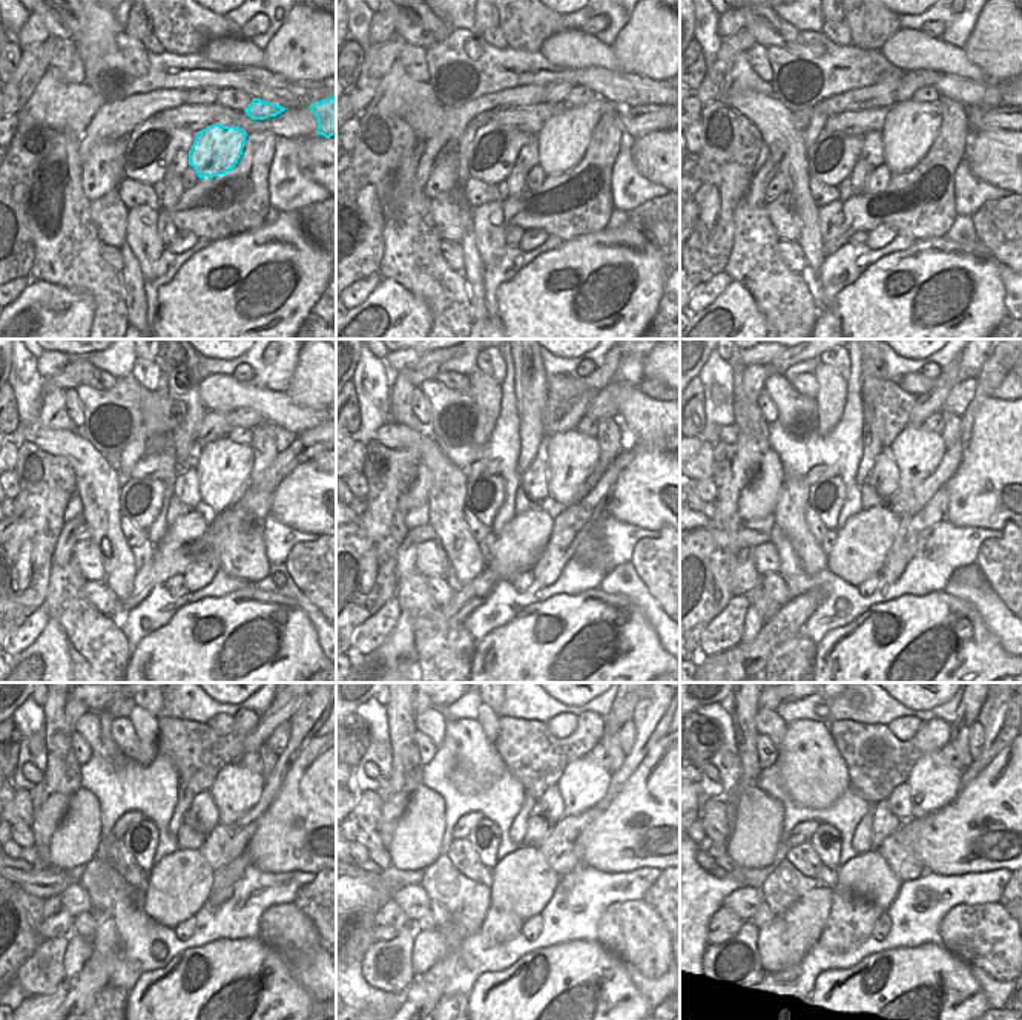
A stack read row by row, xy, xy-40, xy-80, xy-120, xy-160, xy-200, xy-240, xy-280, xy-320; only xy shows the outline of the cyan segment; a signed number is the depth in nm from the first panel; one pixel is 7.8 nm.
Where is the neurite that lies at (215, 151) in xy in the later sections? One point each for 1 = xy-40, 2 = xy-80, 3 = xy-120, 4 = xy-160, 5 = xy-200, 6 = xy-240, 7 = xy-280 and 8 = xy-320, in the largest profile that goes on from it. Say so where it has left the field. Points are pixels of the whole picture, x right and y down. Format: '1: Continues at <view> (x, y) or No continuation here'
1: Continues at xy-40 (562, 141)
2: Continues at xy-80 (910, 128)
3: Continues at xy-120 (223, 467)
4: Continues at xy-160 (571, 457)
5: Continues at xy-200 (916, 451)
6: Continues at xy-240 (235, 790)
7: Continues at xy-280 (583, 784)
8: Continues at xy-320 (933, 783).

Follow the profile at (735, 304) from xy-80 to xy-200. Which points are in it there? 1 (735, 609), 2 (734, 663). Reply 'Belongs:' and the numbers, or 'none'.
Belongs: 2

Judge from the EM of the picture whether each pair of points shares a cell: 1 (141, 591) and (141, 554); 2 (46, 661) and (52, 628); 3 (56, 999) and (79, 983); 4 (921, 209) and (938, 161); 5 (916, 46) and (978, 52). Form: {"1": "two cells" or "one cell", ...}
{"1": "two cells", "2": "one cell", "3": "two cells", "4": "one cell", "5": "two cells"}

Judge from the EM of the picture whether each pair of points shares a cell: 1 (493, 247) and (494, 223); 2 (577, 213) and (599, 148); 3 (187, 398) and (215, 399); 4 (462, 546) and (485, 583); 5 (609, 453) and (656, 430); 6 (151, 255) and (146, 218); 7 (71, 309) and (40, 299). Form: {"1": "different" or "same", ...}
{"1": "same", "2": "same", "3": "different", "4": "different", "5": "different", "6": "same", "7": "same"}

